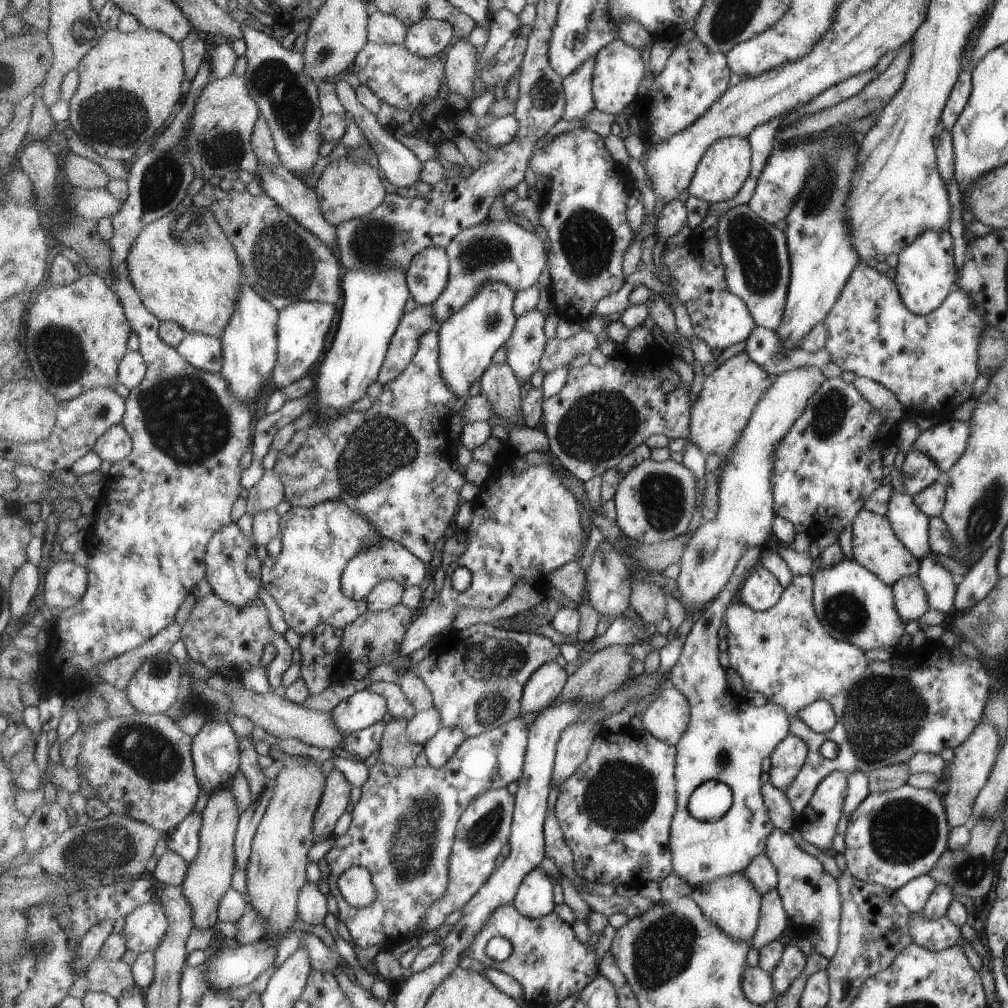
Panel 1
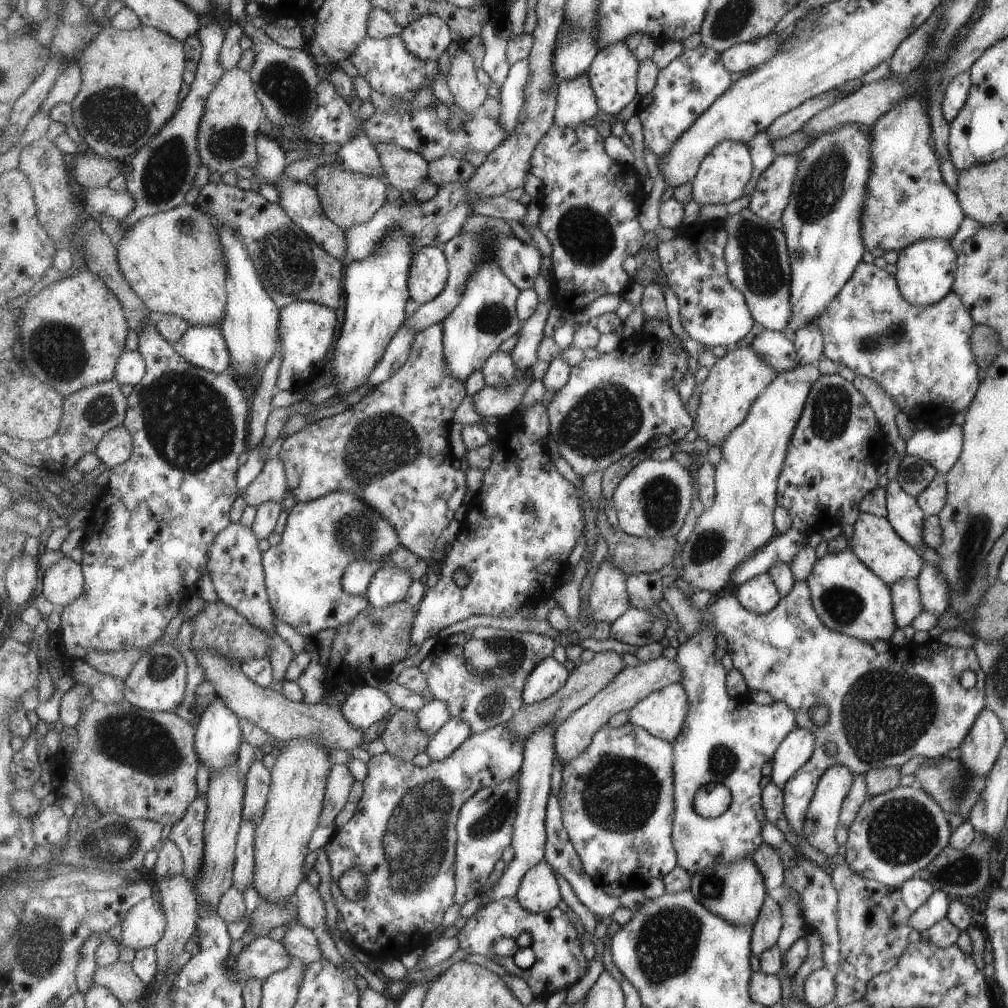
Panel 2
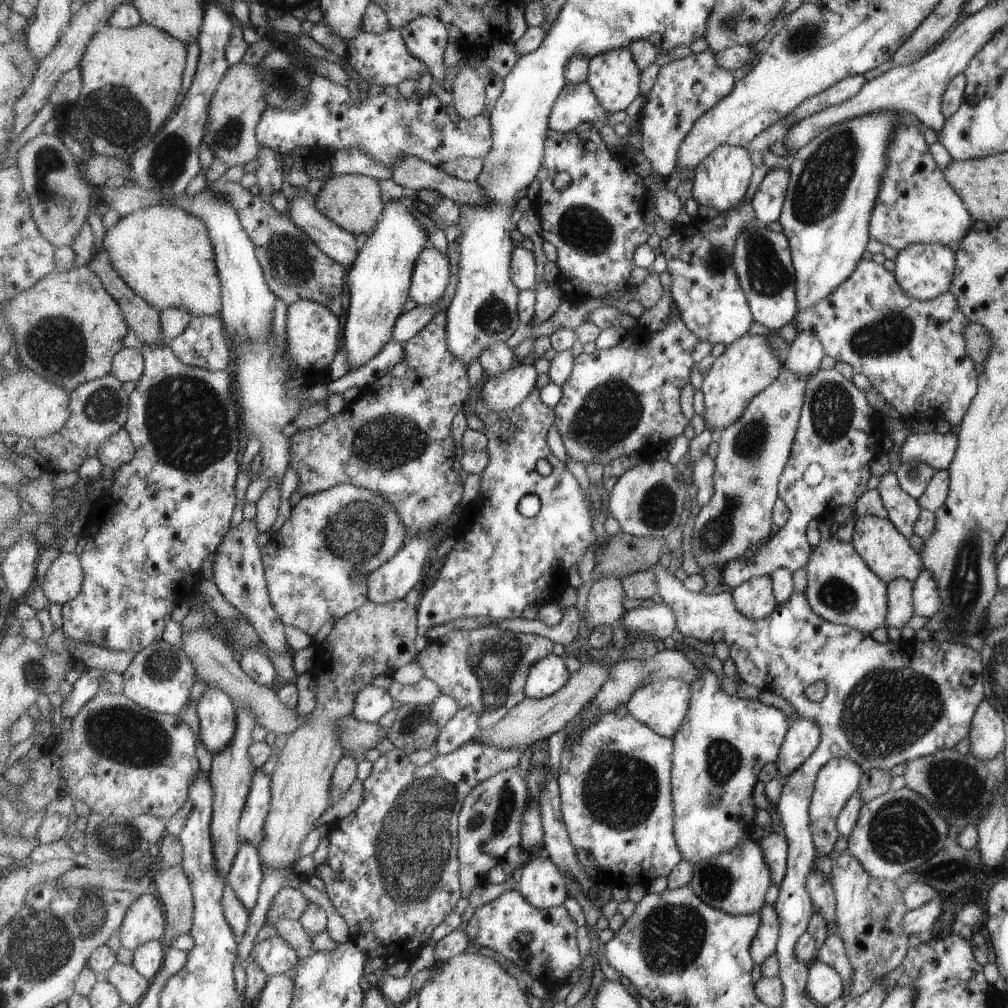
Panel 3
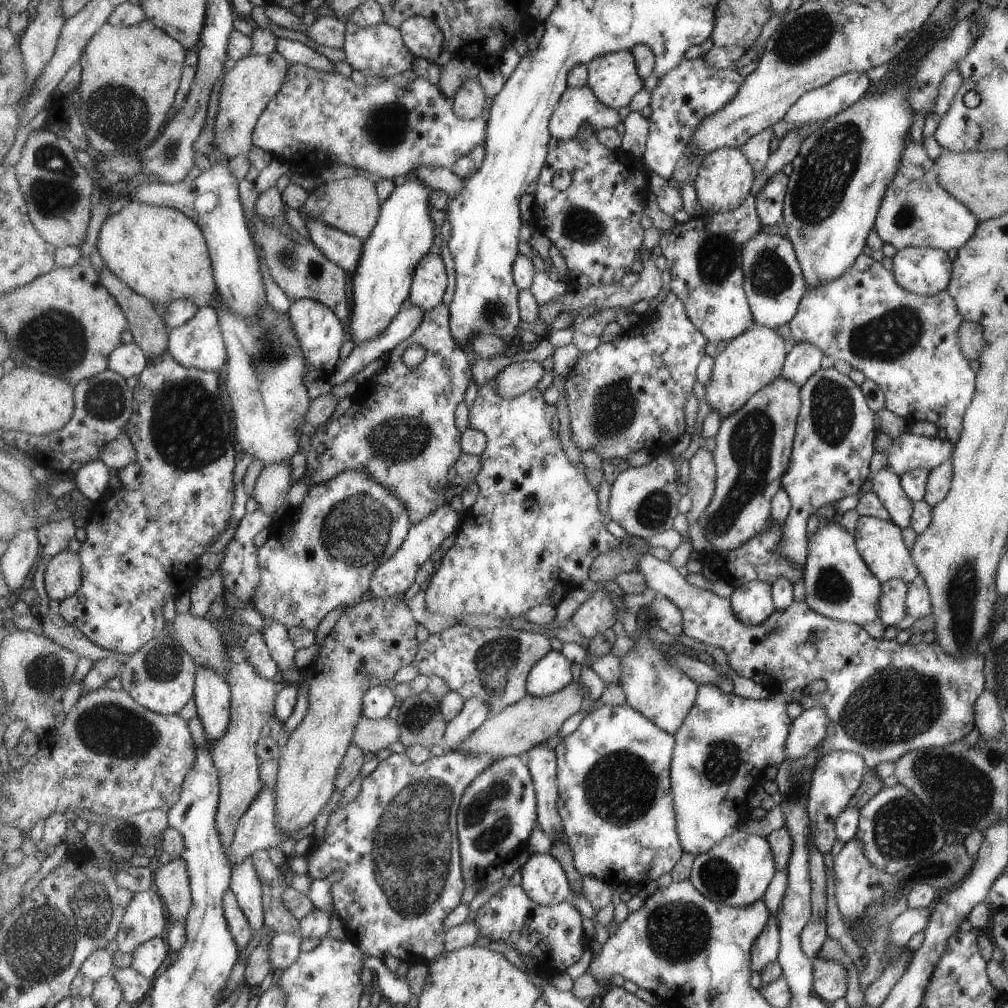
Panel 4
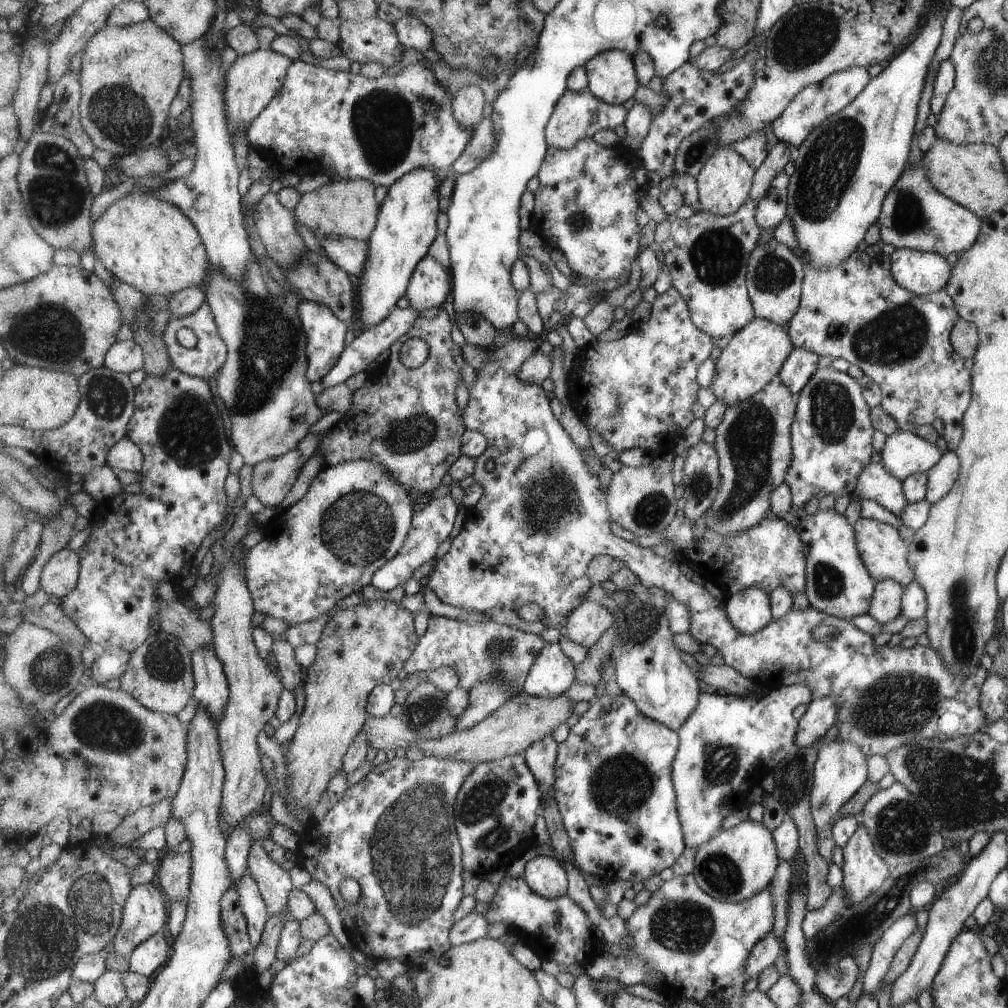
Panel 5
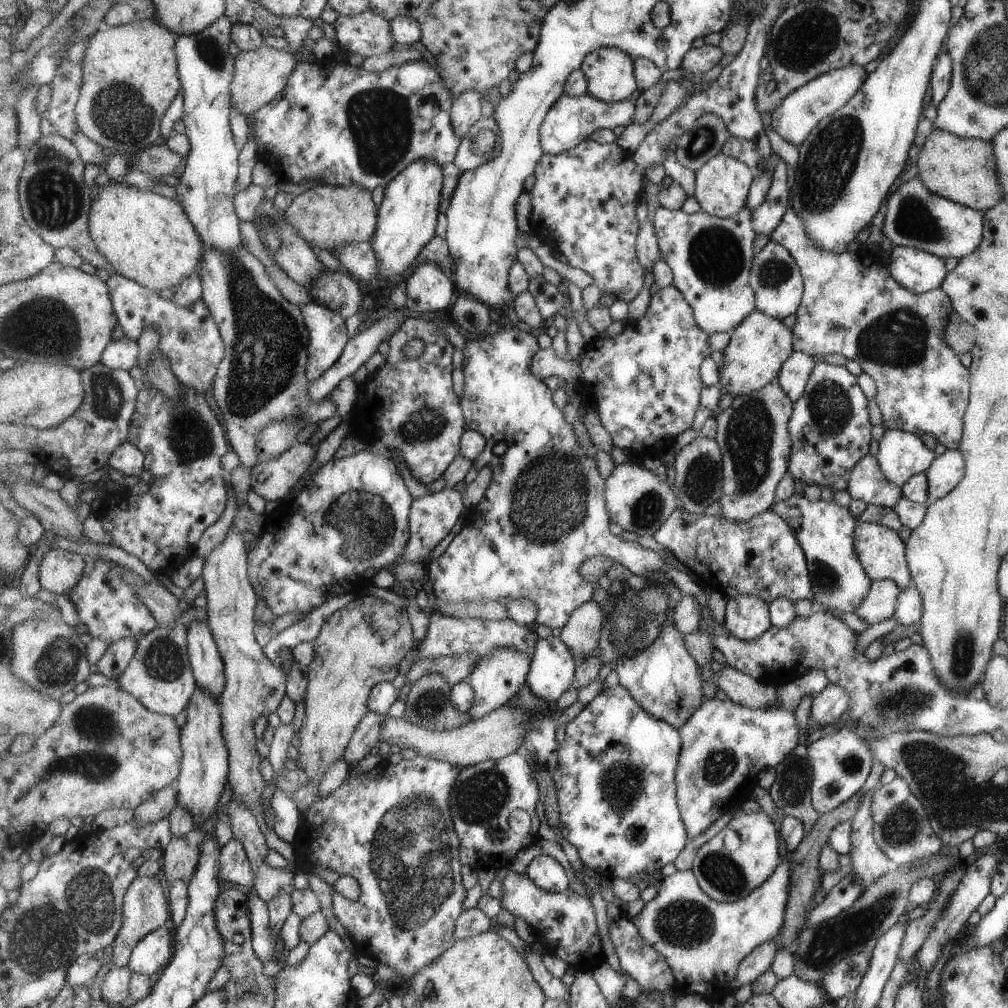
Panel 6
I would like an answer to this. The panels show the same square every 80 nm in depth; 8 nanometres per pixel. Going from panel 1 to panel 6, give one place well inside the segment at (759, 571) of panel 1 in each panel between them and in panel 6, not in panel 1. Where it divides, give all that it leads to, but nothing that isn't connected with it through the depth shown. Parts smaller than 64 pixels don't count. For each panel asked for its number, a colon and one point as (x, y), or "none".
2: (759, 594)
3: (755, 598)
4: (753, 602)
5: (750, 610)
6: (747, 617)

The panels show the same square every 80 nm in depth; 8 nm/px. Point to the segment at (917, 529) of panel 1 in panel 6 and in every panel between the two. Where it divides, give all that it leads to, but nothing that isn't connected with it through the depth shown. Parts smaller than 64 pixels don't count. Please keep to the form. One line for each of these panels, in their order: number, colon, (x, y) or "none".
2: (902, 510)
3: (902, 510)
4: (885, 484)
5: (874, 482)
6: (867, 483)

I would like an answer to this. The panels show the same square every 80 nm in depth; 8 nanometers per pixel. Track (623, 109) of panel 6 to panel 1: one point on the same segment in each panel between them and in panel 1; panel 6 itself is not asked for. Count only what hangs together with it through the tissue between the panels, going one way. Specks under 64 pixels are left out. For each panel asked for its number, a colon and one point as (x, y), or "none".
1: (579, 87)
2: (577, 102)
3: (578, 103)
4: (579, 105)
5: (578, 115)

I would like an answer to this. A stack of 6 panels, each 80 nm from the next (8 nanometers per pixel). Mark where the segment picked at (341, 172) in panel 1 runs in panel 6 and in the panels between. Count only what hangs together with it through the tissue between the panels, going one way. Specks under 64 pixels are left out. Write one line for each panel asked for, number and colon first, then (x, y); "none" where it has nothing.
2: (348, 198)
3: (353, 201)
4: (352, 204)
5: (347, 207)
6: (327, 216)

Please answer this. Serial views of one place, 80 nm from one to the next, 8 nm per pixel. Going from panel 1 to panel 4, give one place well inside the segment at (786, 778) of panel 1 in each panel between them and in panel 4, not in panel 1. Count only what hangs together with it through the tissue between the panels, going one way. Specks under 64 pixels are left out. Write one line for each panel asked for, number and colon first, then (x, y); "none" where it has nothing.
2: (795, 750)
3: (802, 739)
4: (806, 733)

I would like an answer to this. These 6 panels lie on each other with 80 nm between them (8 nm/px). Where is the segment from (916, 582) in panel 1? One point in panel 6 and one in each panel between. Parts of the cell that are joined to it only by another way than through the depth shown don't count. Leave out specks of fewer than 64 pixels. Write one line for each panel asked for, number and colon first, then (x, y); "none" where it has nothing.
2: (905, 595)
3: (899, 607)
4: (892, 605)
5: (885, 604)
6: (879, 604)

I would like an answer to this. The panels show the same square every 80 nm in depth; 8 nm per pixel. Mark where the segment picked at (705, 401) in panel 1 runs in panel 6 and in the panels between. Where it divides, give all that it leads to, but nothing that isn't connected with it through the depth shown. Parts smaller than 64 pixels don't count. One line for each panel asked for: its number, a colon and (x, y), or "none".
2: (737, 380)
3: (748, 366)
4: (752, 361)
5: (752, 359)
6: (759, 346)

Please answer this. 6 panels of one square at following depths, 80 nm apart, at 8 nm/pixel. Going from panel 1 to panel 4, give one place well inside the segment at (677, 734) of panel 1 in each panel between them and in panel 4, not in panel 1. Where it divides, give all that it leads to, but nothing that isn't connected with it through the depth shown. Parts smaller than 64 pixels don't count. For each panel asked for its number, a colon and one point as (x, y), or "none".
2: (663, 713)
3: (663, 706)
4: (664, 694)

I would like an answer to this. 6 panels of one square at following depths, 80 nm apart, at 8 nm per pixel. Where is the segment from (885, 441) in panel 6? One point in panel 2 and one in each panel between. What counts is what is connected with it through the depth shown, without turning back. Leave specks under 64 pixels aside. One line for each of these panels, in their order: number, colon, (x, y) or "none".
2: (941, 448)
3: (936, 450)
4: (909, 451)
5: (904, 453)

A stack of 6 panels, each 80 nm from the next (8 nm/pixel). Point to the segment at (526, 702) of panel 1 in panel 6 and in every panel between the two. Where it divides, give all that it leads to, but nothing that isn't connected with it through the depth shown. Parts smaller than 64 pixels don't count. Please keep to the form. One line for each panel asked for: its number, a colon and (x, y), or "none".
2: (550, 676)
3: (547, 677)
4: (552, 673)
5: (553, 673)
6: (553, 667)

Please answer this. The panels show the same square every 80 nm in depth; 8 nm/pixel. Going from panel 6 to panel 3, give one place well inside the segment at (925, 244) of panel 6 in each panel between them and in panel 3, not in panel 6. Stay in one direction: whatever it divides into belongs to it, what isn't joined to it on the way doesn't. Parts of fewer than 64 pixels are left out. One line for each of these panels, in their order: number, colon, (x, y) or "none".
3: (914, 204)
4: (916, 211)
5: (914, 215)

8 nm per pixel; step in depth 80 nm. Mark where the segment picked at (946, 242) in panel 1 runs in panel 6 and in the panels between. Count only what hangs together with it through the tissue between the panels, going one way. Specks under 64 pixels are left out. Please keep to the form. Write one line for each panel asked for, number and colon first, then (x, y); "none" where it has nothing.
2: (925, 269)
3: (923, 270)
4: (921, 270)
5: (921, 272)
6: (918, 271)

